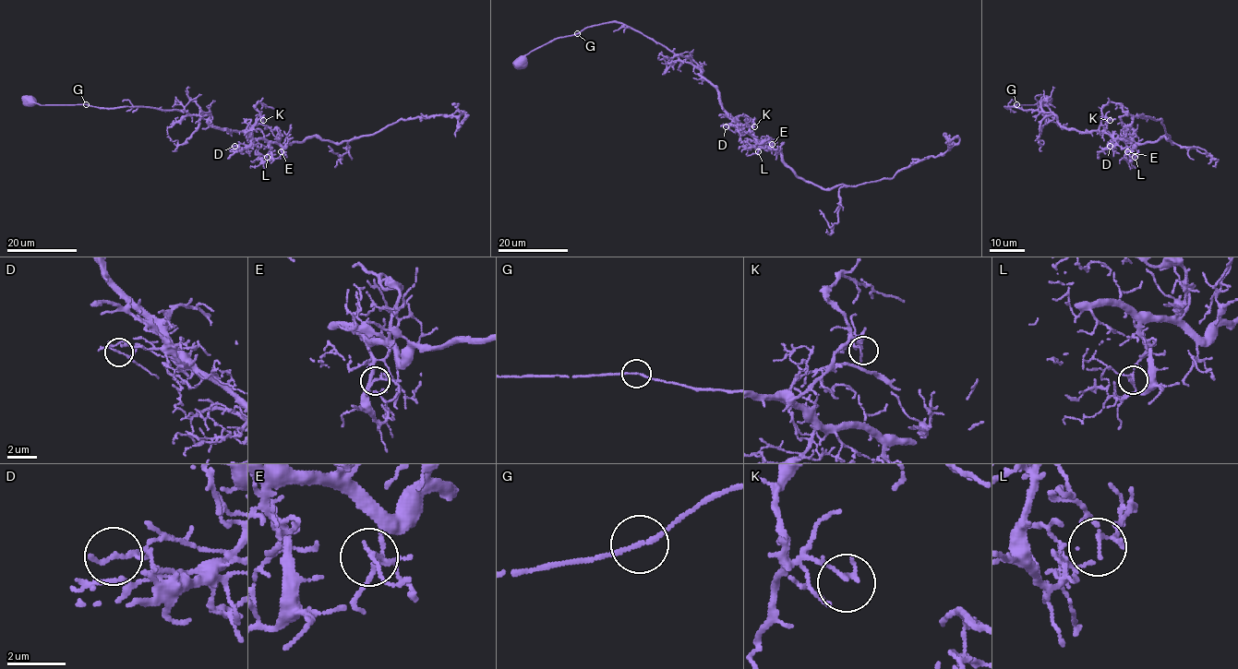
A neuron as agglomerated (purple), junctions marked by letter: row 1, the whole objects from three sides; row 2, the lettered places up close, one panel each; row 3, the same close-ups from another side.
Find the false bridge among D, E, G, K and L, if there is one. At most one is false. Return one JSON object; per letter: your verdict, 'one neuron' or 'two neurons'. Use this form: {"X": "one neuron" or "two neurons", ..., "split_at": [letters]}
{"D": "one neuron", "E": "one neuron", "G": "one neuron", "K": "one neuron", "L": "one neuron", "split_at": []}

